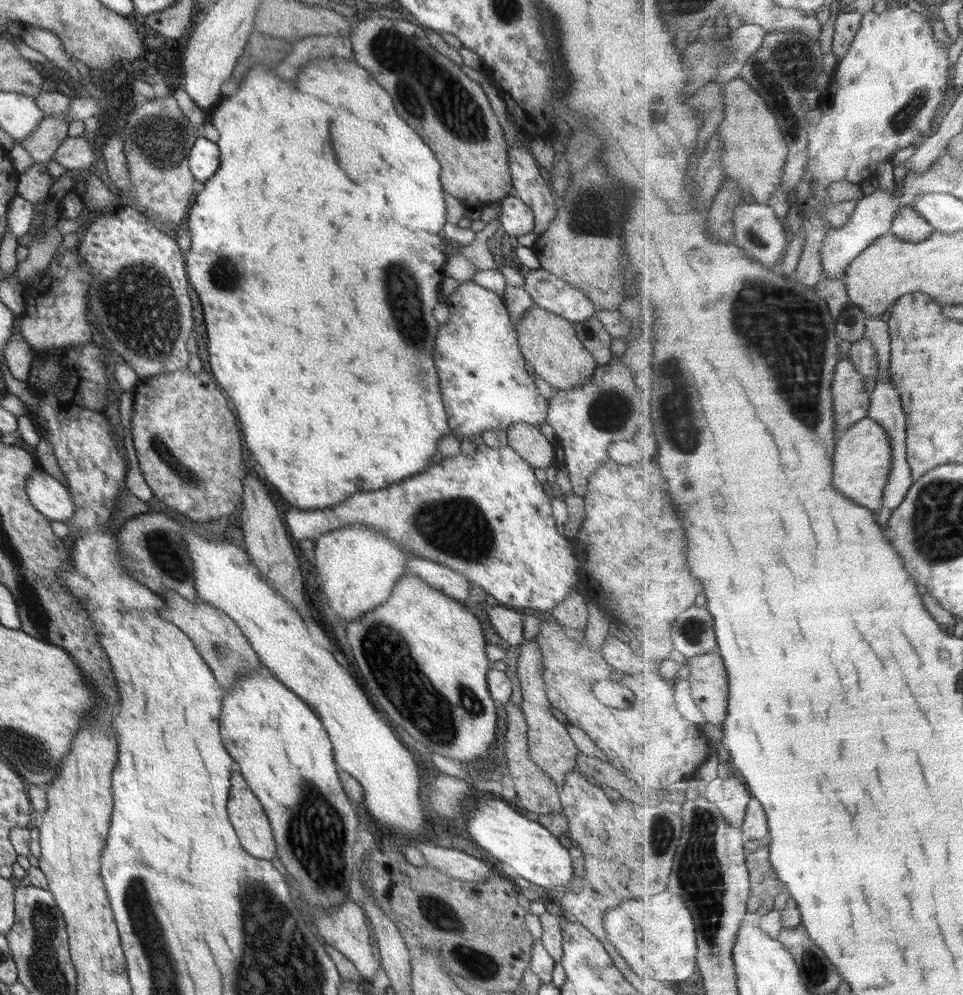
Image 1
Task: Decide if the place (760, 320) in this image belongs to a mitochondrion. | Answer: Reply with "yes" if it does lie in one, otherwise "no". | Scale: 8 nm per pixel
yes

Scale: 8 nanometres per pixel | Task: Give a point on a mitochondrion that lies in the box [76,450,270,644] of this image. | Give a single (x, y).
(167, 555)

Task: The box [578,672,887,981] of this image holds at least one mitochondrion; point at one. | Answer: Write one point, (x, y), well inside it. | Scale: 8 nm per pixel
(706, 882)

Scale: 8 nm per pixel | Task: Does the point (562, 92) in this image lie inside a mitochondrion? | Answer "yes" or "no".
no

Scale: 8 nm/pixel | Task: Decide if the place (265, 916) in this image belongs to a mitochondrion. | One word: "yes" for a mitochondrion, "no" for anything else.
yes

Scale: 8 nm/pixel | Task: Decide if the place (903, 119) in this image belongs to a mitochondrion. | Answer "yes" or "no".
yes

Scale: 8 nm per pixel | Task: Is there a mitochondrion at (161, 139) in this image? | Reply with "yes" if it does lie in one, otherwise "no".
yes

